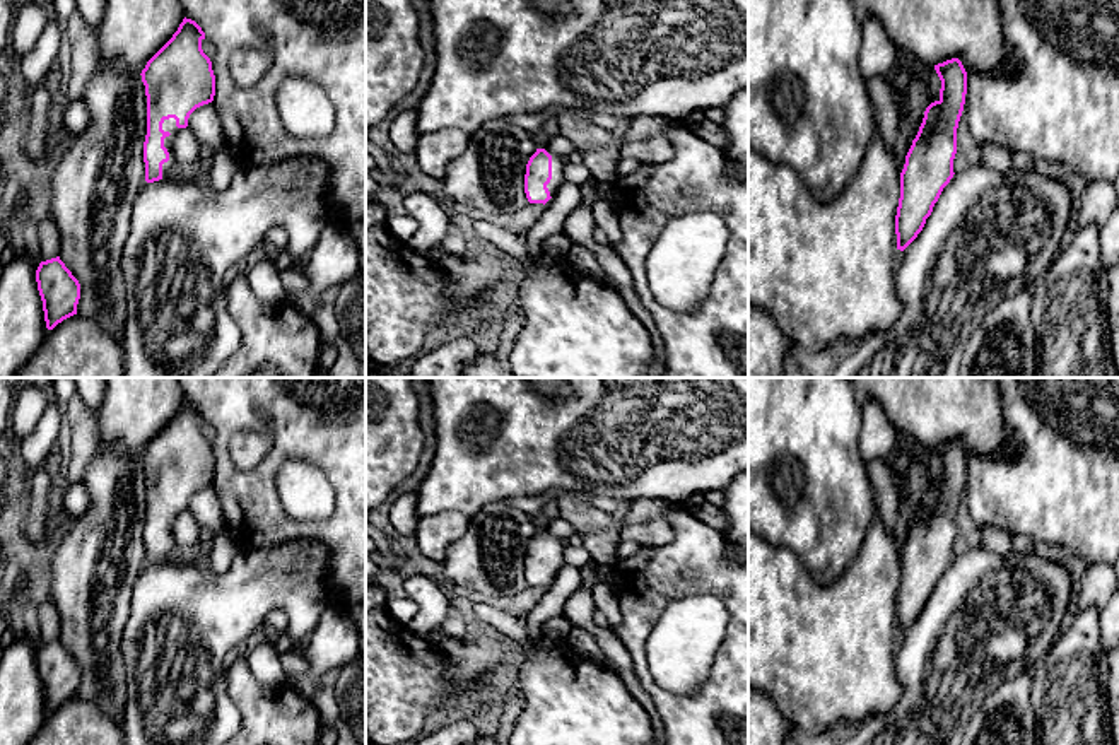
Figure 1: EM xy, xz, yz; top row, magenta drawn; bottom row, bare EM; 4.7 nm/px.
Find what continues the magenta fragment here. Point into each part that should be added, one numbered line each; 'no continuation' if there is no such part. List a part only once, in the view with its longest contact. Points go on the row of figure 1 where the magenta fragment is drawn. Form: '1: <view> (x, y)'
1: xy (169, 125)

